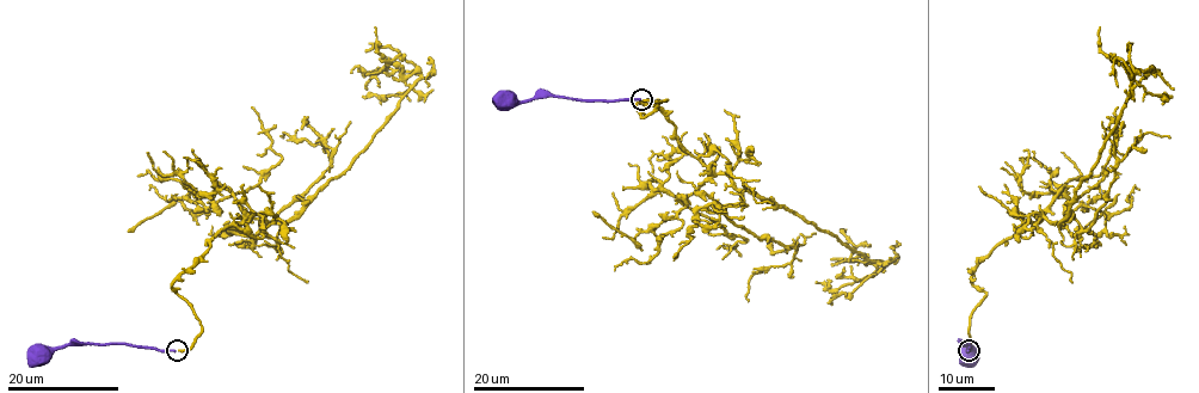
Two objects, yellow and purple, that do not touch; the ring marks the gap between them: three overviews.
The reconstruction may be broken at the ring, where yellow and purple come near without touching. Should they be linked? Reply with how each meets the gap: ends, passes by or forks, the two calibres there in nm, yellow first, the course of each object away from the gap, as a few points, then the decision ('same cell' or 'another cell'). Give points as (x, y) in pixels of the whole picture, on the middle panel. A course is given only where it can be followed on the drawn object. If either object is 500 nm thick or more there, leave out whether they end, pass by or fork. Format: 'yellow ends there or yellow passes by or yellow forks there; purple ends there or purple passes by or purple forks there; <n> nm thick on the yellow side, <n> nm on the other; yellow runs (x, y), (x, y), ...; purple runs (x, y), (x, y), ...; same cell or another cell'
yellow ends there; purple ends there; 200 nm thick on the yellow side, 170 nm on the other; yellow runs (643, 99), (666, 99), (643, 117), (637, 105), (655, 104), (717, 174), (884, 264), (836, 289), (816, 283); purple runs (640, 99), (534, 96), (522, 100), (504, 99); another cell

